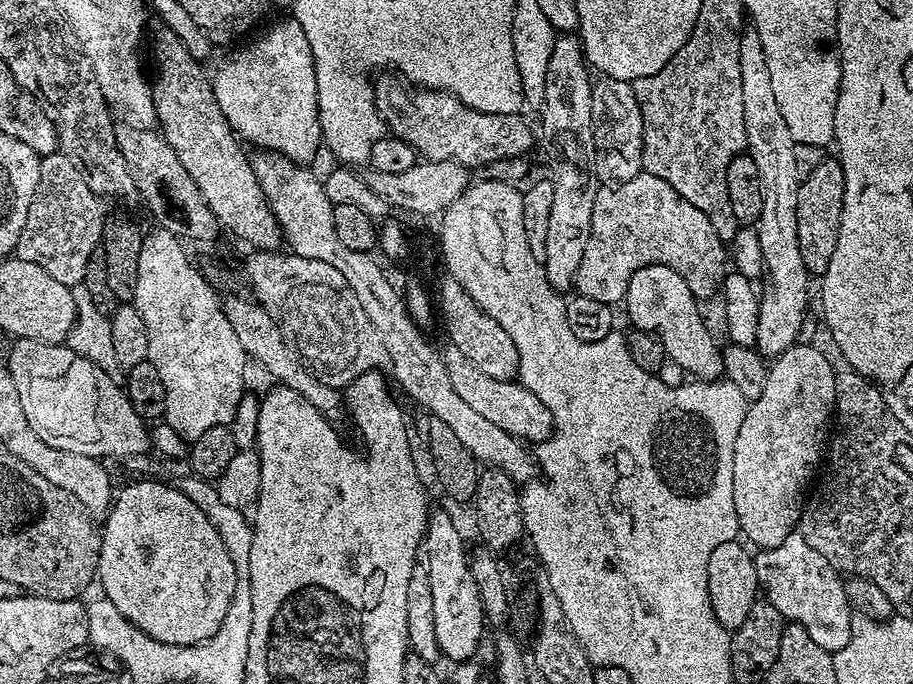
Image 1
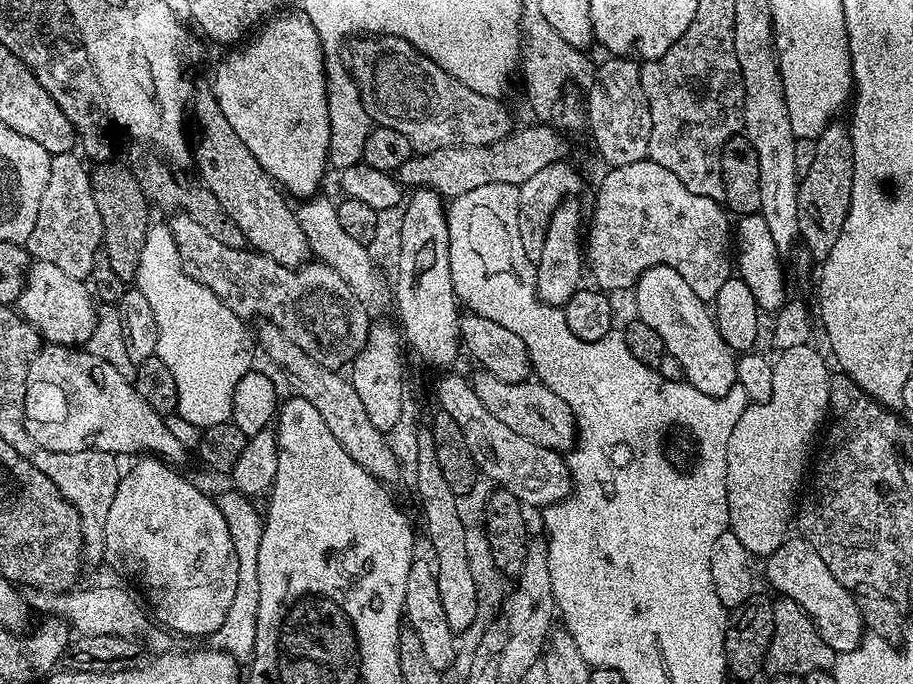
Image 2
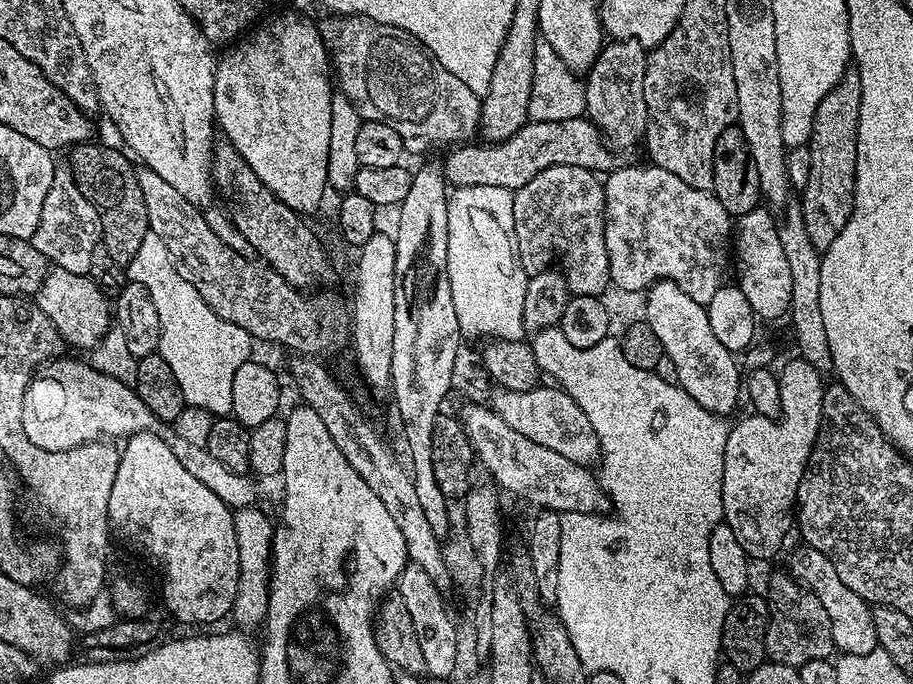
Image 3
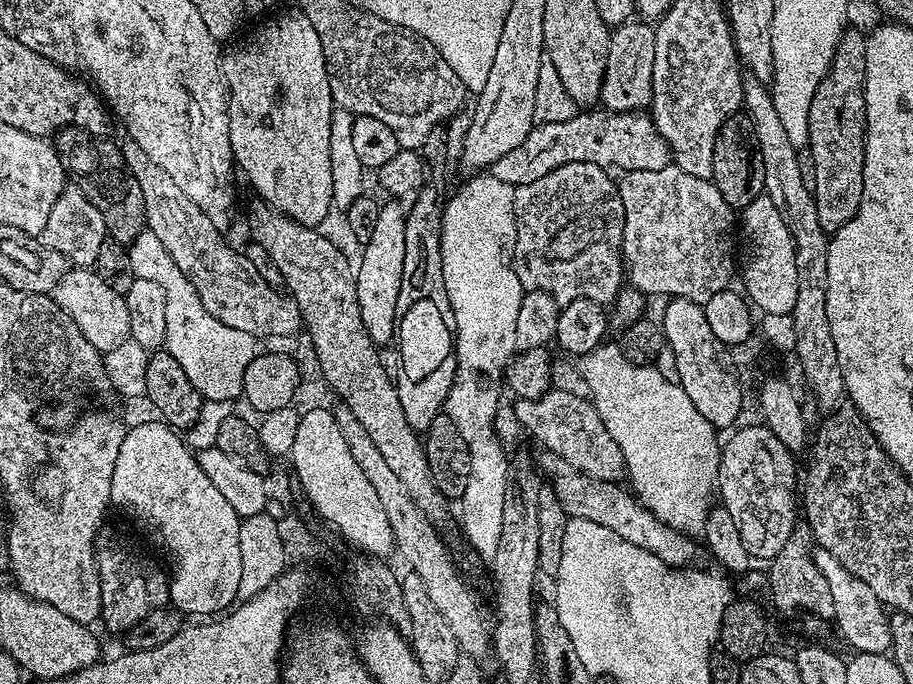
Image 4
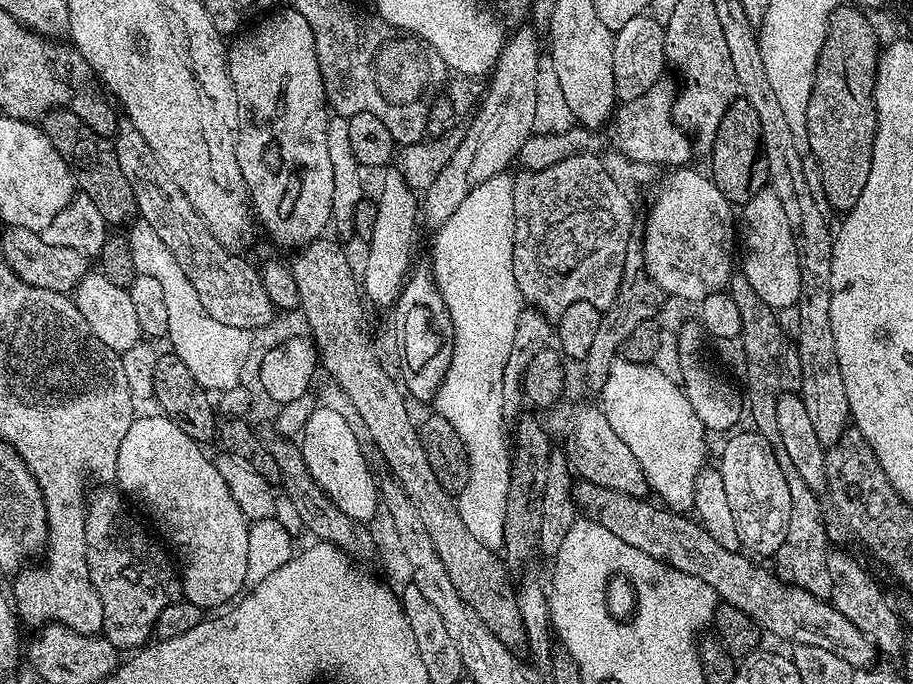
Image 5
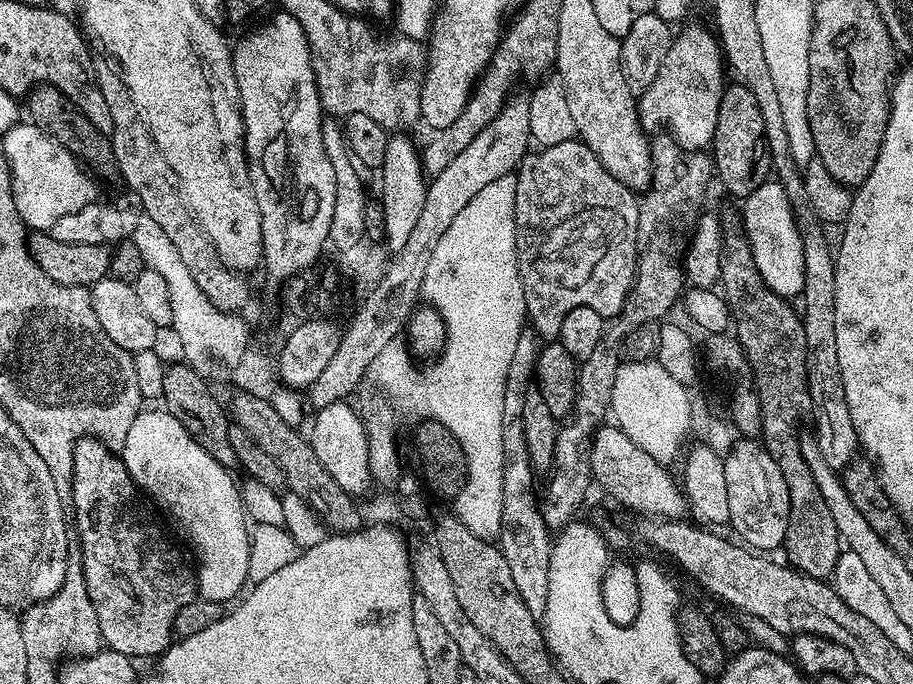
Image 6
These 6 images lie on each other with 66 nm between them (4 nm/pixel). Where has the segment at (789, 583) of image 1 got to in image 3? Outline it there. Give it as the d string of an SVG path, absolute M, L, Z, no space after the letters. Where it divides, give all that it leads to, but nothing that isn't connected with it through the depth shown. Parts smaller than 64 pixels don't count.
M800 546L800 549L792 556L790 572L805 588L811 590L817 600L822 602L822 606L826 608L837 653L853 656L877 651L878 634L874 626L872 608L867 600L854 594L854 590L850 590L850 586L846 586L846 582L842 582L842 578L838 578L834 566L821 552L807 546Z

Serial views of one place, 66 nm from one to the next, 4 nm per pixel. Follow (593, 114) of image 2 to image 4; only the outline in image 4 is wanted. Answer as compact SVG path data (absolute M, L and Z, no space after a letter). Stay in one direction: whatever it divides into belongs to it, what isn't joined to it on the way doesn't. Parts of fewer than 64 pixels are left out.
M633 18L621 24L608 37L606 74L600 87L599 103L609 113L644 110L652 102L652 79L654 78L654 42L656 29L651 23Z

